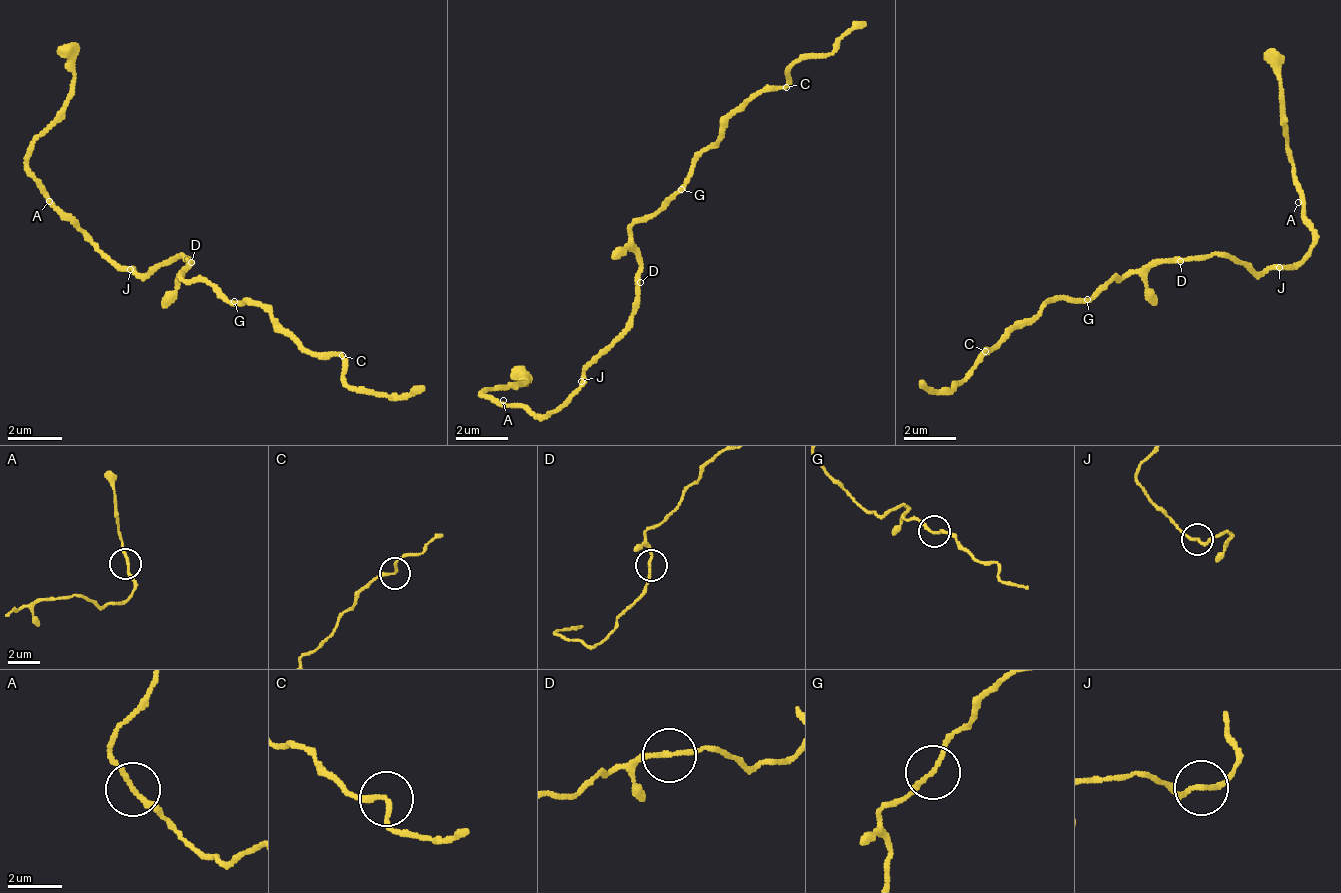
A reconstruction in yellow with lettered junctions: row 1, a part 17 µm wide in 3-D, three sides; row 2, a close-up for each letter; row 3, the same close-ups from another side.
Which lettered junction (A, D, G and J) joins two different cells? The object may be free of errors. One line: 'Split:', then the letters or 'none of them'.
Split: none of them

